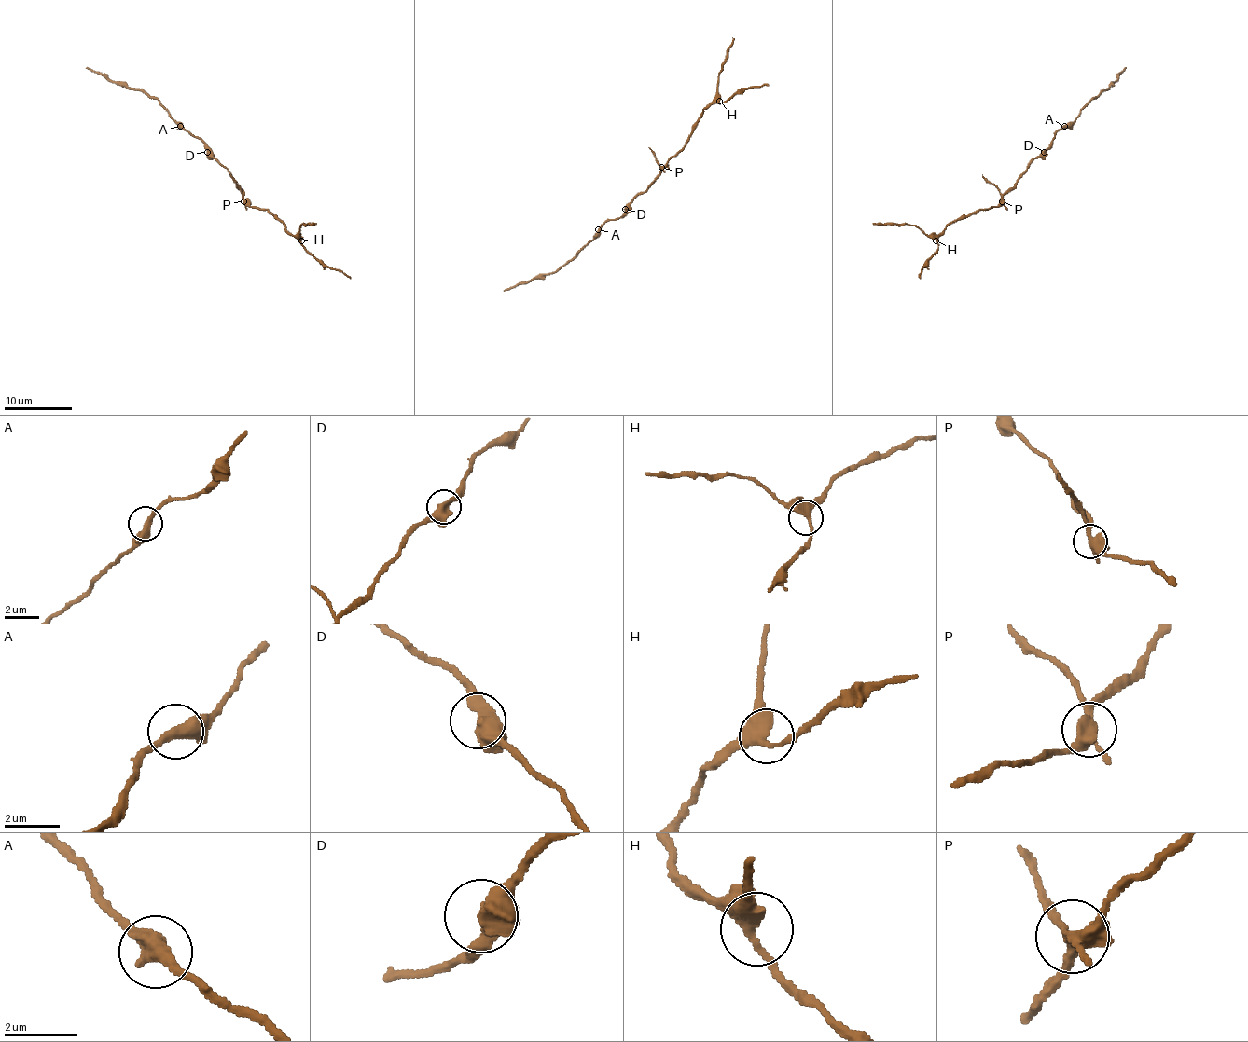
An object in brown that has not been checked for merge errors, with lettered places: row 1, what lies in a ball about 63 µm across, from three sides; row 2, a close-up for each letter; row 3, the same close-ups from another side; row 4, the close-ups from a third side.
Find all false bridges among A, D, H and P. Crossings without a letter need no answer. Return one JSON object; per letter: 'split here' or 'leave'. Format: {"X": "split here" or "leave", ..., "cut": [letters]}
{"A": "leave", "D": "leave", "H": "leave", "P": "split here", "cut": ["P"]}

